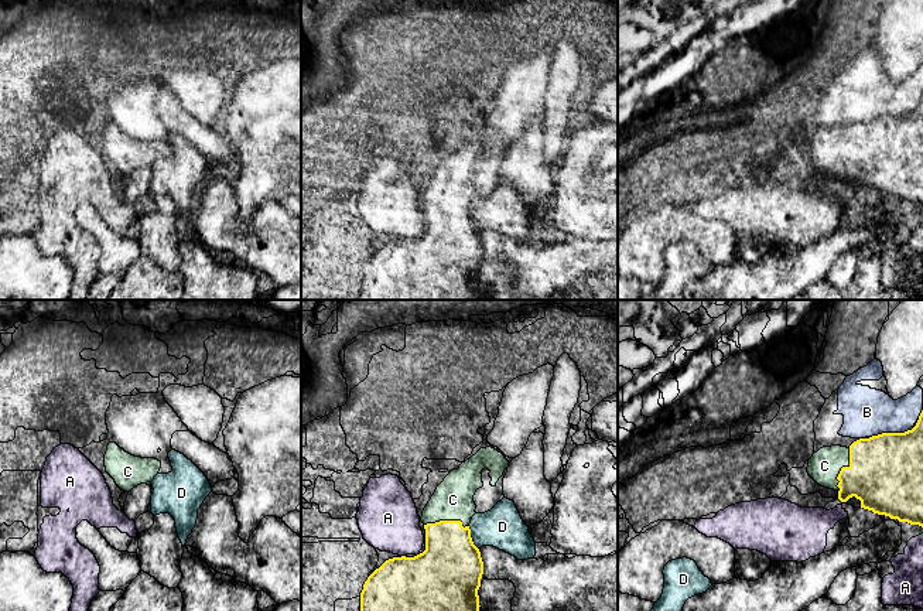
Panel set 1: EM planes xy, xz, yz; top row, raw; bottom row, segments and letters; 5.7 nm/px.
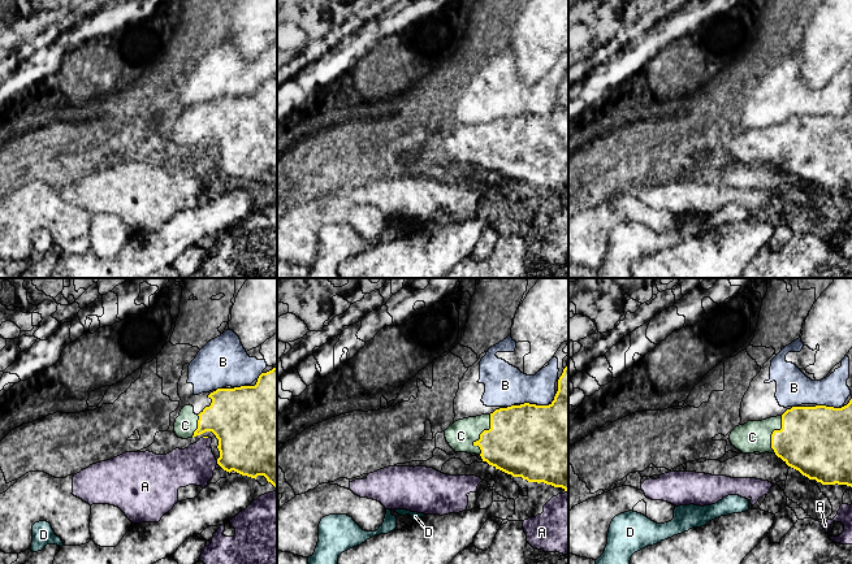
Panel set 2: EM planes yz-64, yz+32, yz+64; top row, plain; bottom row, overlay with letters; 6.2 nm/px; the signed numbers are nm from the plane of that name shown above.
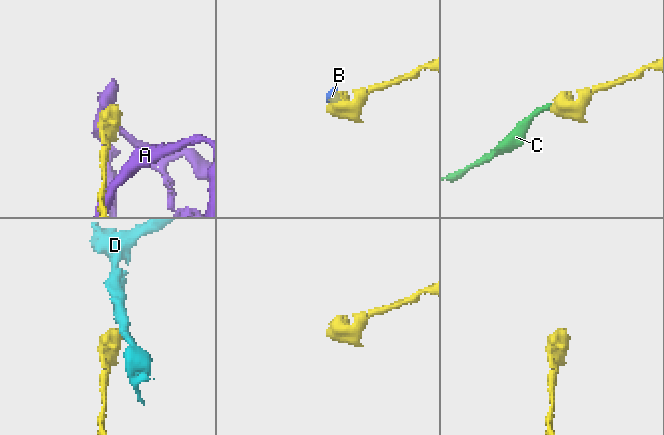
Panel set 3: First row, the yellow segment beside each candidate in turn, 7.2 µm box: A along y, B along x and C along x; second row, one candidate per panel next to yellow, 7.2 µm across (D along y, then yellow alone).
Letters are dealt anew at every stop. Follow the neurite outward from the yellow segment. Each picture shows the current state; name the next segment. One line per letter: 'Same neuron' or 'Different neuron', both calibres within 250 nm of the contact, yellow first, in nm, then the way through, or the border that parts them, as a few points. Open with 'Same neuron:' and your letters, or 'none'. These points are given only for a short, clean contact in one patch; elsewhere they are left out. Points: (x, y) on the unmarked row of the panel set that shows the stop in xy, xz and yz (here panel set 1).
Same neuron: C
A: Different neuron. Thickness 500 nm (yellow) against 340 nm
B: Different neuron. Thickness 420 nm (yellow) against 280 nm
C: Same neuron. Thickness 420 nm (yellow) against 180 nm. Path across: yz (885, 156), (848, 154), (841, 152), (824, 149)
D: Different neuron. Thickness 380 nm (yellow) against 240 nm. Boundary: xz (468, 210), (472, 222)

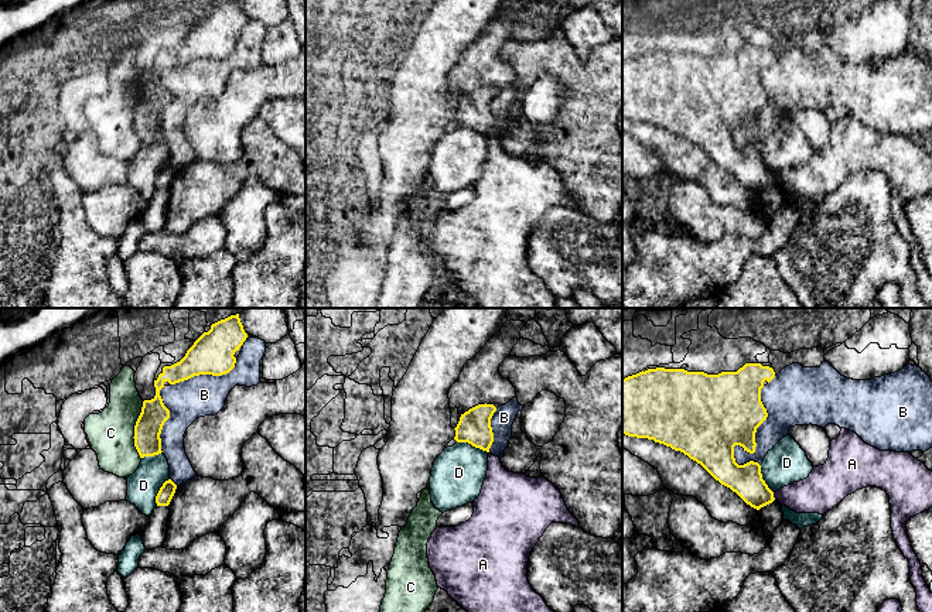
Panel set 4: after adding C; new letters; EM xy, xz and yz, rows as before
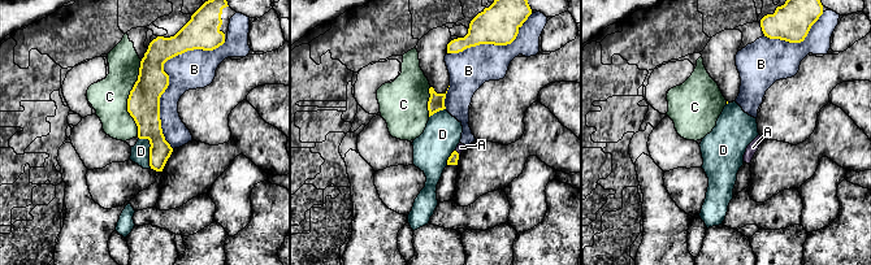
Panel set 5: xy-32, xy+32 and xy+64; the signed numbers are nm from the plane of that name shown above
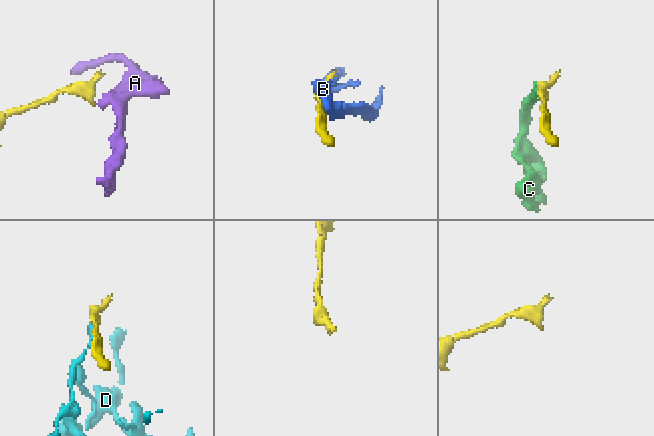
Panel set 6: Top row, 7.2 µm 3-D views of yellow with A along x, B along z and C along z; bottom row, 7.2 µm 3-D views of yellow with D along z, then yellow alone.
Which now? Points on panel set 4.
Same neuron: none
A: Different neuron. Thickness 180 nm (yellow) against 220 nm. Boundary: yz (772, 175), (775, 183)
B: Different neuron. Thickness 420 nm (yellow) against 220 nm
C: Different neuron. Thickness 150 nm (yellow) against 260 nm
D: Different neuron. Thickness 190 nm (yellow) against 300 nm. Boundary: xz (457, 125), (466, 125), (487, 136)

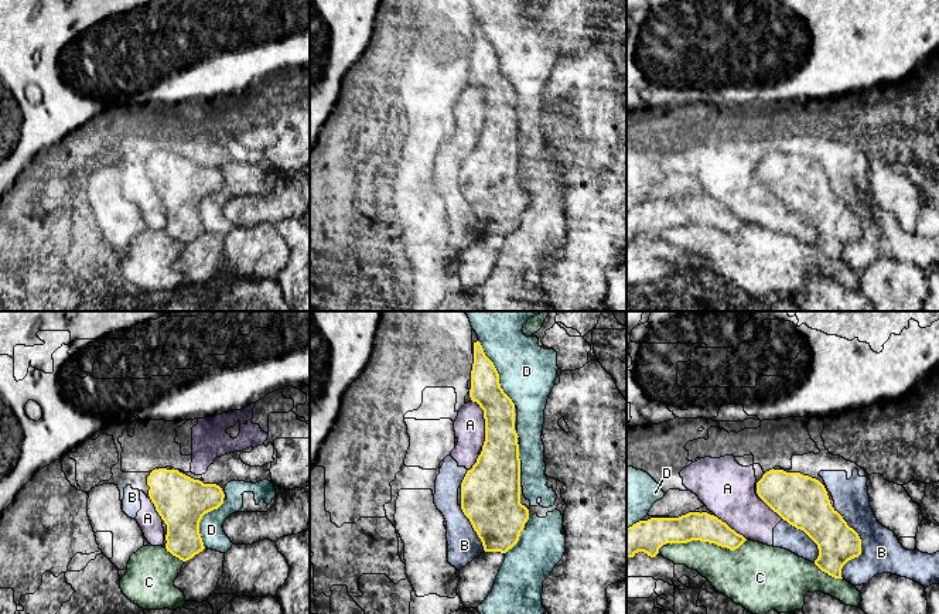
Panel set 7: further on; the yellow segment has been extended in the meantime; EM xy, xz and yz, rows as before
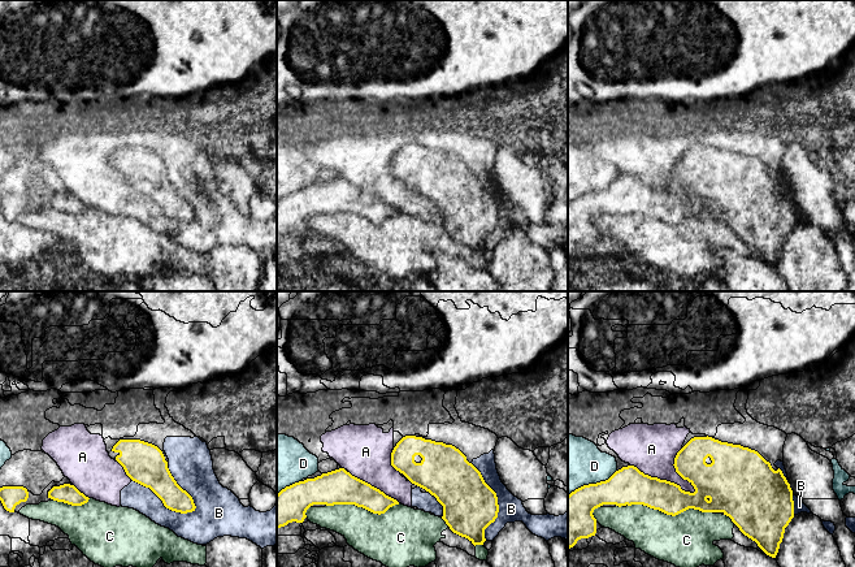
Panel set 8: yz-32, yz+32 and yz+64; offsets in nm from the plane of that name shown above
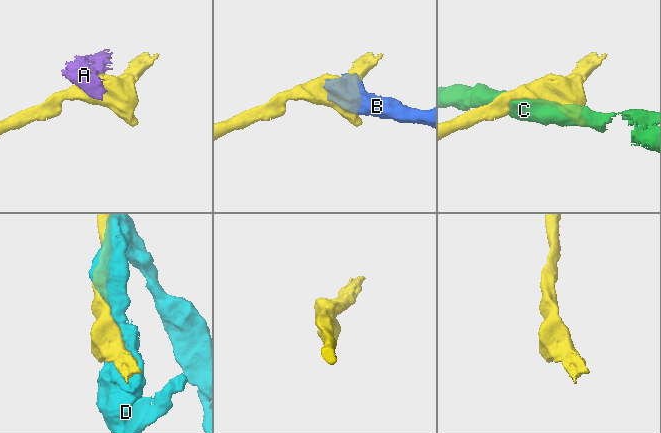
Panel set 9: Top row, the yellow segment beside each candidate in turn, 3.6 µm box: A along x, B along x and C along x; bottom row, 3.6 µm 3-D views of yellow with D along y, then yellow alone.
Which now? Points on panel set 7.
Same neuron: none
A: Different neuron. Thickness 240 nm (yellow) against 180 nm
B: Different neuron. Thickness 240 nm (yellow) against 240 nm
C: Different neuron. Thickness 160 nm (yellow) against 280 nm
D: Different neuron. Thickness 180 nm (yellow) against 320 nm

